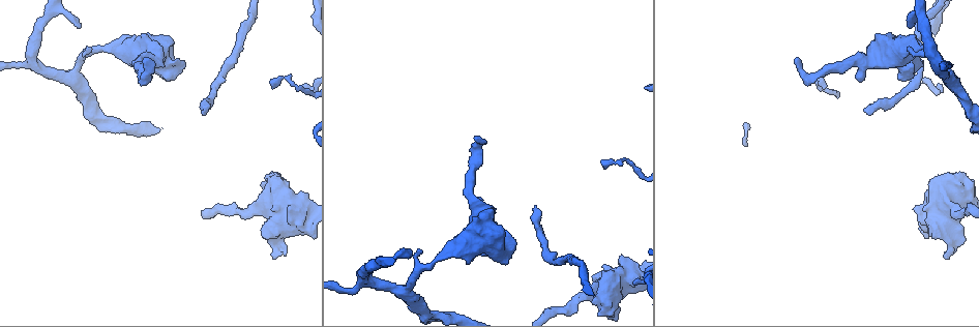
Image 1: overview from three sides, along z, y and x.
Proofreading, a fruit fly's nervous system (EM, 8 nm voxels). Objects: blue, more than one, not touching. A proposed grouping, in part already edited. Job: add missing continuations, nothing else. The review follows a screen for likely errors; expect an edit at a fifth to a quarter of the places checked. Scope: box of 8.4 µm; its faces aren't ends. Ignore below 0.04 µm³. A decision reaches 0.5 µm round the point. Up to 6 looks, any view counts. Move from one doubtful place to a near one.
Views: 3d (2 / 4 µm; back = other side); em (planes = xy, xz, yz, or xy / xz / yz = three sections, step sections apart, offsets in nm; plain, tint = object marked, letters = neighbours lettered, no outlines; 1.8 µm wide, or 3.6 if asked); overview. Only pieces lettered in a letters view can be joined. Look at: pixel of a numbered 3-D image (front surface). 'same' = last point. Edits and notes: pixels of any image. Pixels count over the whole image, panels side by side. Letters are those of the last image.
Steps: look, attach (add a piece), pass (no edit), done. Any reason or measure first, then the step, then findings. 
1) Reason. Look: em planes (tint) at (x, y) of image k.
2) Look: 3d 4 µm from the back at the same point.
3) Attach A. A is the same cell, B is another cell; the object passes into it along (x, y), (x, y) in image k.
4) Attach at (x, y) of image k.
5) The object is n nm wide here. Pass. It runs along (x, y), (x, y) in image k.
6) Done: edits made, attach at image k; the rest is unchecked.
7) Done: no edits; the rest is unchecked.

Branch stops here. Look: 3d 4 µm at (948, 258) of image 1.

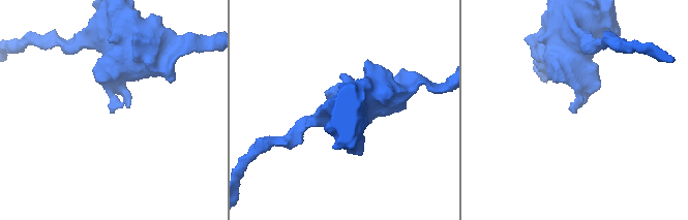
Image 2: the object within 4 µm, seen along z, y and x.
Shape alone is not enough. Look: em planes (letters) at (113, 113) of image 2.

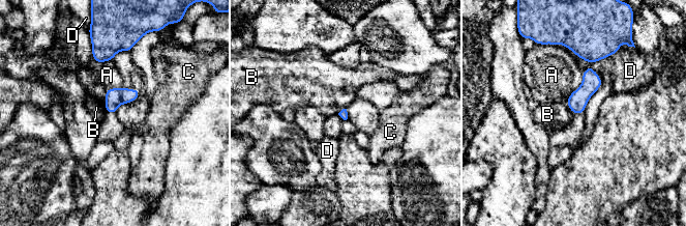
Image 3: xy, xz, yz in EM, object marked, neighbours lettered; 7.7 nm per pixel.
Pass. A, B, C and D are other cells; a border runs along (565, 102), (572, 112) in image 3; none of them fits.

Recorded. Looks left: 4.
An open end. Look: em planes (tint) at (931, 181) of image 1.

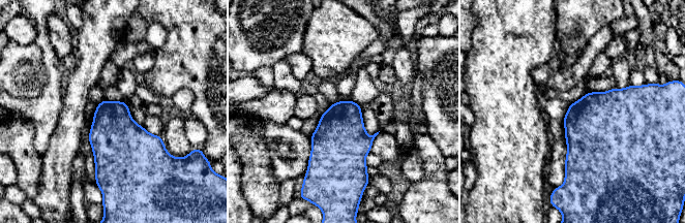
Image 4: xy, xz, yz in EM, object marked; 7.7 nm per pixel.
What lies round it. Look: em planes (letters) at the same point.

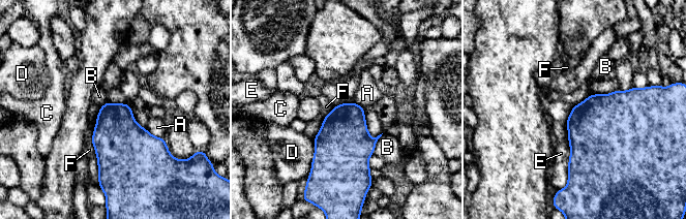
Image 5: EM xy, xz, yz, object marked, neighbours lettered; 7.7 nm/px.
The object is 340 nm wide here. Pass. A, B, C, D, E and F are other cells; a border runs along (145, 127), (152, 134), (163, 137) in image 5; none of them fits.

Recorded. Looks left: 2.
Free end. Look: em planes (plain) at (859, 80) of image 1.

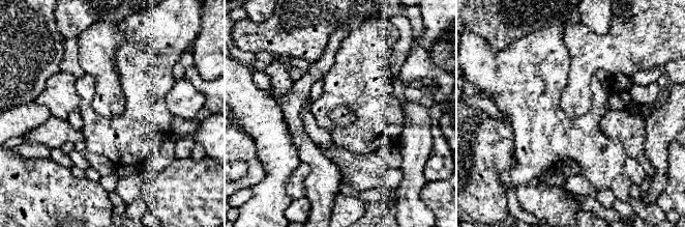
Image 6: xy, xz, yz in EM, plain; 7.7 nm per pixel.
What lies round it. Look: em planes (letters) at the same point.

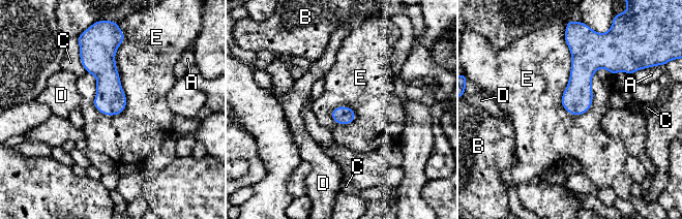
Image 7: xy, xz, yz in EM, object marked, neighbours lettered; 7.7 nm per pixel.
Pass. A, B, C, D and E are other cells; a border runs along (564, 40), (561, 105), (580, 116) in image 7; no lettered piece goes on from it.

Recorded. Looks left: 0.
Done: no edits; the rest is unchecked.

